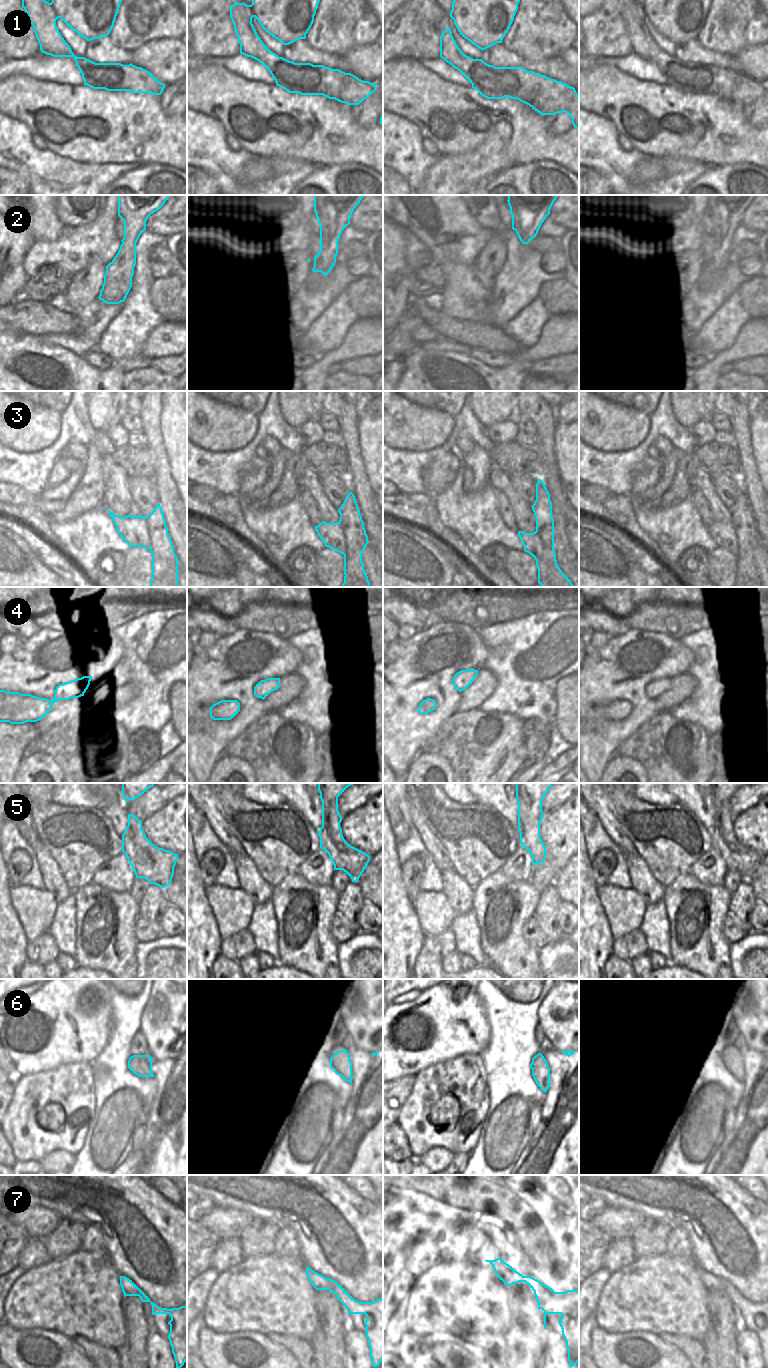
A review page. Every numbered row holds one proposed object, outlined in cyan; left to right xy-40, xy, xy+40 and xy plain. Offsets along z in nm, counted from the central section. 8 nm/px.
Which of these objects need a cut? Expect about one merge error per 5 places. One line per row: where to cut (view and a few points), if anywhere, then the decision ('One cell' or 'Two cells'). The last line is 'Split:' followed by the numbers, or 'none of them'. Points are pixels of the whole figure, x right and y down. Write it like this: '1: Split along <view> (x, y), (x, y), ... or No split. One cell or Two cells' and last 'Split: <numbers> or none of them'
1: No split. One cell
2: No split. One cell
3: Split along xy (338, 522), (341, 524), (347, 544), (347, 551), (344, 555). Two cells
4: No split. One cell
5: No split. One cell
6: Split along xy (336, 1052), (339, 1054), (338, 1072), (341, 1075). Two cells
7: No split. One cell
Split: 3, 6.

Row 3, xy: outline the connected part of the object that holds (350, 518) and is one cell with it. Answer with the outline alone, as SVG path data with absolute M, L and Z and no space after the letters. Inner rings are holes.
M351 491L338 512L340 514L339 523L342 524L348 544L348 550L344 555L344 559L348 560L348 566L344 567L346 581L341 587L370 587L362 562L362 552L369 541L356 498Z

